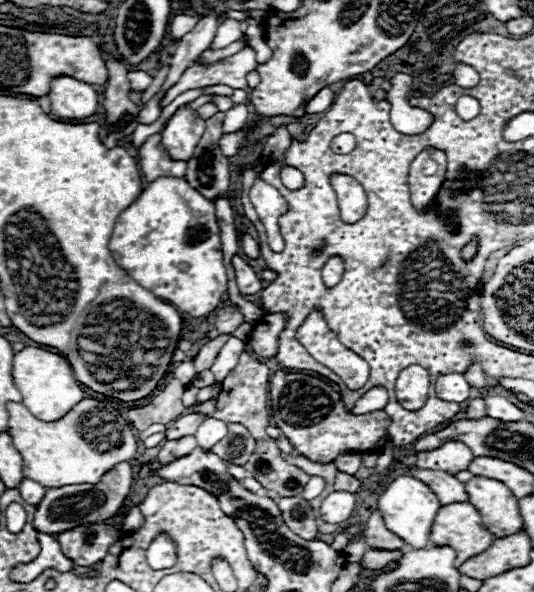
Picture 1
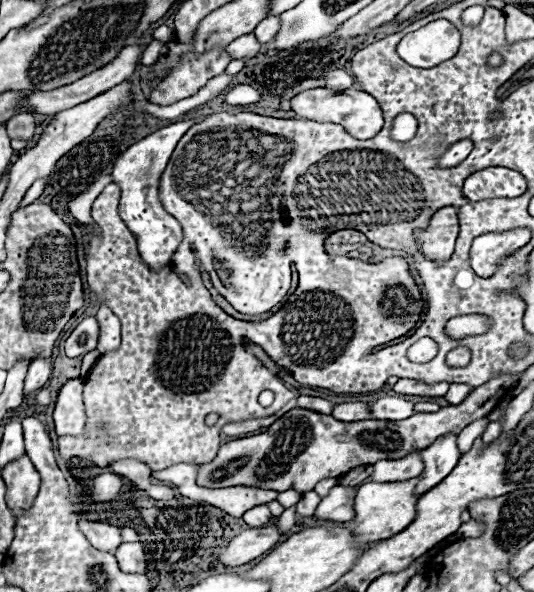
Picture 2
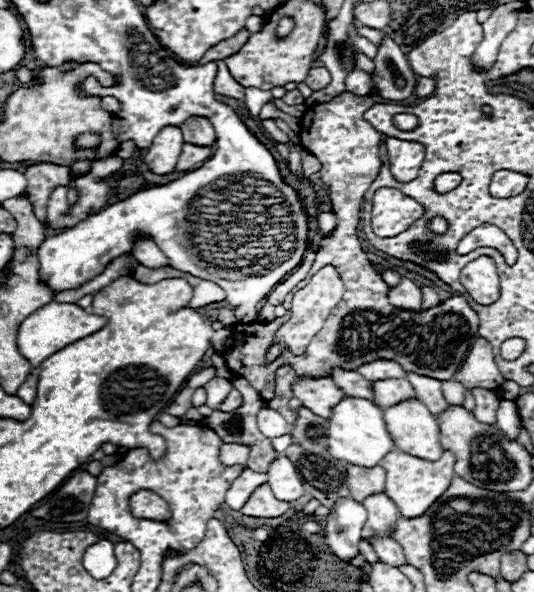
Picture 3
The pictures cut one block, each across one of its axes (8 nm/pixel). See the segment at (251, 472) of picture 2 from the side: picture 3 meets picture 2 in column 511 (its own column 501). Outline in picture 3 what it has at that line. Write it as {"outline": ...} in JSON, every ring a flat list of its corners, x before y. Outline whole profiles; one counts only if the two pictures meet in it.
{"outline":[[484,338,476,340,476,344,472,346,472,352,462,364,462,370,458,370,456,380,464,384,468,390,472,388,498,390,506,382,494,362,492,346]]}

